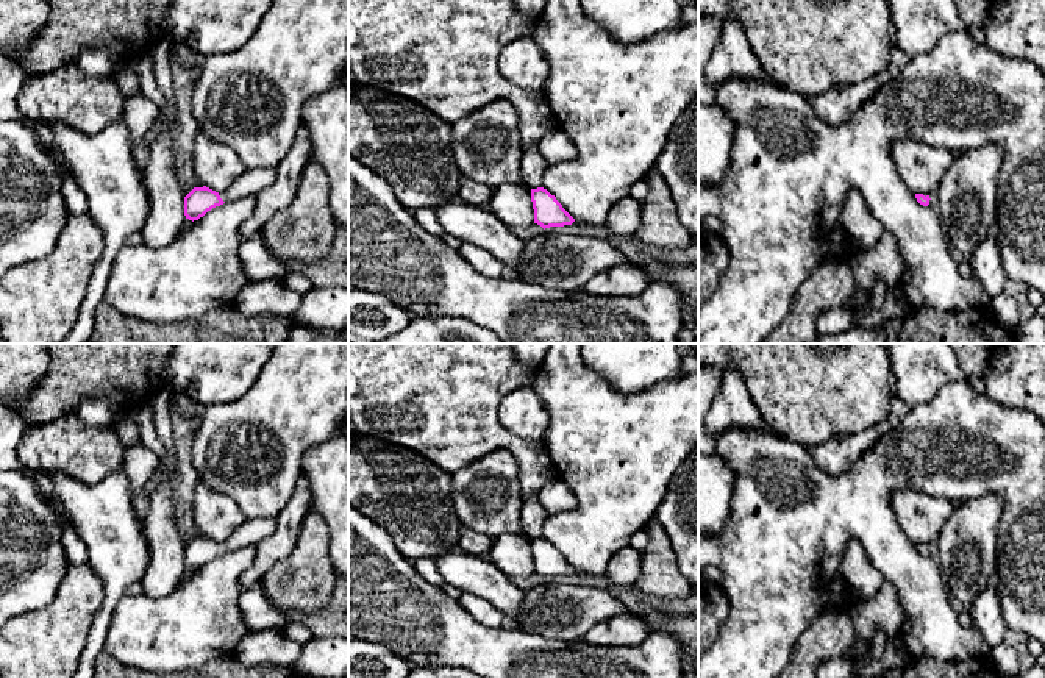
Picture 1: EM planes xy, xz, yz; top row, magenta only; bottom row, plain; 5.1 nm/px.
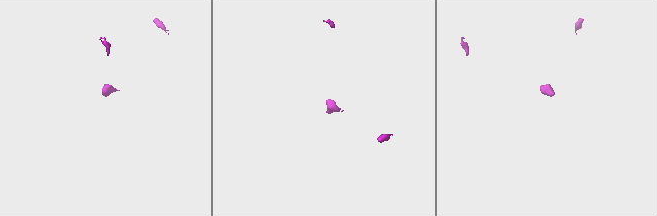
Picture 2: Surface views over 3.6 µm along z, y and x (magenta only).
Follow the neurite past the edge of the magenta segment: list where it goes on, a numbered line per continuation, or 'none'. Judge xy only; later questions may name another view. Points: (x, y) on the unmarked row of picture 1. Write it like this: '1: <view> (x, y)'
1: xy (253, 530)

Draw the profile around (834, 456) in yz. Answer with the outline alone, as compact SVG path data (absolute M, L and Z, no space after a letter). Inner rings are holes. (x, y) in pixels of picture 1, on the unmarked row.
M890 417L872 430L823 442L812 448L815 464L834 476L848 472L850 467L876 444L878 437L892 430L897 422L897 419Z

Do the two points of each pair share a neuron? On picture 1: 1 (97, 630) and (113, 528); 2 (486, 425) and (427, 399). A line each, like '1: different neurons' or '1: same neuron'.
1: same neuron
2: same neuron

